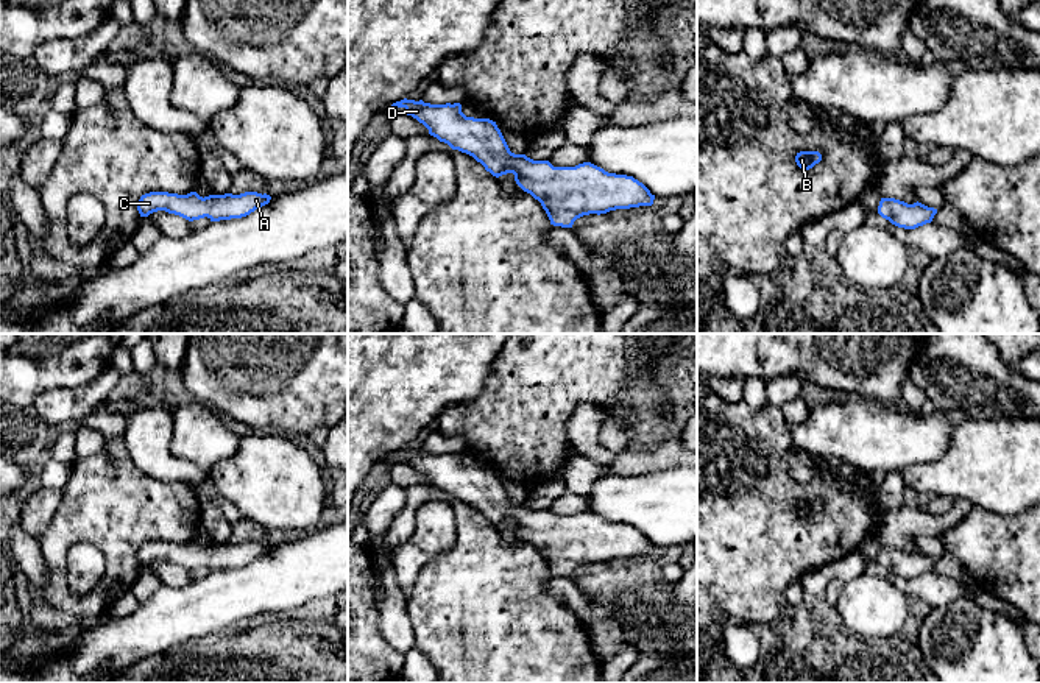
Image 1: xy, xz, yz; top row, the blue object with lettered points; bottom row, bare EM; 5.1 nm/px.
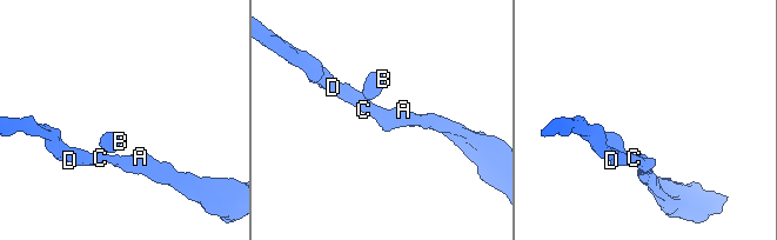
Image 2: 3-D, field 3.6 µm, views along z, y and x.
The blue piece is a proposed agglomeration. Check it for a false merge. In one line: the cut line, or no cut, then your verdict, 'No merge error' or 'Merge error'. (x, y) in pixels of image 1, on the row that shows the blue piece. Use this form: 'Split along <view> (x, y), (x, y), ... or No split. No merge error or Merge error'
No split. No merge error

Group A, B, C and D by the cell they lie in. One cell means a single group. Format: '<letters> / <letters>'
A B C D

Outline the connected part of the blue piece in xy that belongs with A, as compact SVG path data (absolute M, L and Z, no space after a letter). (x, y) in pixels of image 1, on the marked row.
M150 192L137 201L140 217L165 211L179 215L189 221L207 217L210 221L242 218L256 209L268 204L271 200L267 193L245 192L240 195L209 195L200 196L196 192L187 195L168 192Z

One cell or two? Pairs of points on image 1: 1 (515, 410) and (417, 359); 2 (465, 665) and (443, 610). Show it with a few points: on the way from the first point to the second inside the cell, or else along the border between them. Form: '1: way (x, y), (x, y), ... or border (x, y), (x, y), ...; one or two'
1: border (496, 359), (482, 390), (474, 398), (445, 406); two
2: way (465, 651), (465, 641), (457, 632), (457, 624); one

